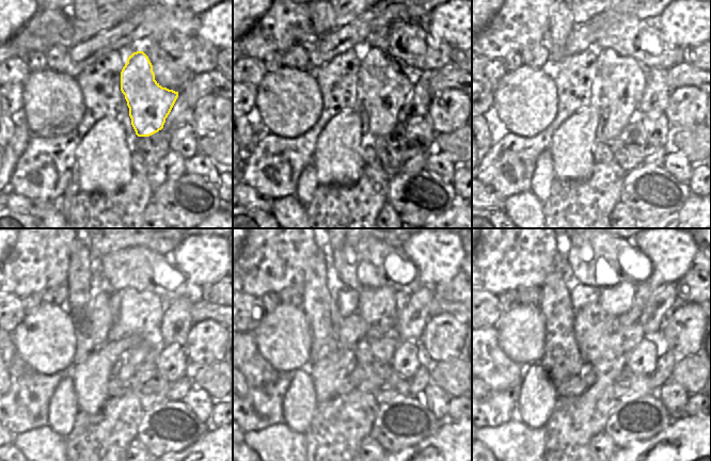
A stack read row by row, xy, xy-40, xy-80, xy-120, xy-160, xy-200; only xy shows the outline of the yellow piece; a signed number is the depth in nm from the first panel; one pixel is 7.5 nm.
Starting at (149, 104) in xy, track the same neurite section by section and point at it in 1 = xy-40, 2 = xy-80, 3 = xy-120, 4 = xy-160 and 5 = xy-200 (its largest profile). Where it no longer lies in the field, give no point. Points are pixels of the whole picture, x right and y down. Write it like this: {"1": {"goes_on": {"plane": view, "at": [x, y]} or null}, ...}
{"1": {"goes_on": {"plane": "xy-40", "at": [385, 88]}}, "2": {"goes_on": {"plane": "xy-80", "at": [623, 81]}}, "3": {"goes_on": {"plane": "xy-120", "at": [141, 312]}}, "4": {"goes_on": {"plane": "xy-160", "at": [375, 304]}}, "5": {"goes_on": {"plane": "xy-200", "at": [617, 299]}}}

